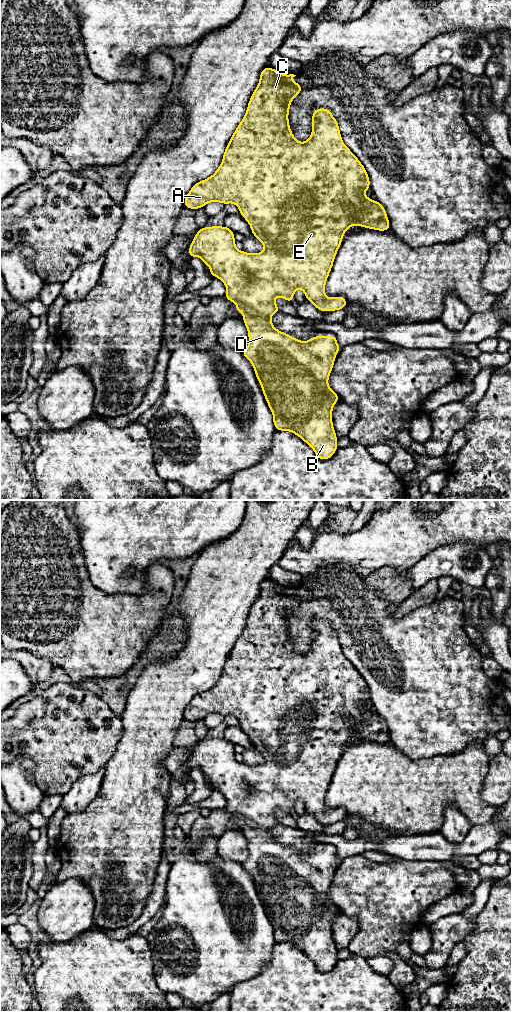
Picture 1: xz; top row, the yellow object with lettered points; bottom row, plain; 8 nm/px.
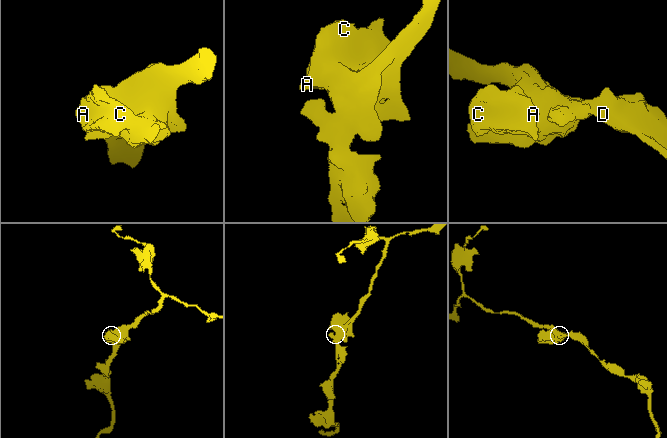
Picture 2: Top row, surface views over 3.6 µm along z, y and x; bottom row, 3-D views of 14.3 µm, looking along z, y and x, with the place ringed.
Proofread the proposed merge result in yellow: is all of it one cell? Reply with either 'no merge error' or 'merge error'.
no merge error

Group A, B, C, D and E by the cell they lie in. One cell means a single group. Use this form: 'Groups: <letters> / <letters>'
Groups: A B C D E

